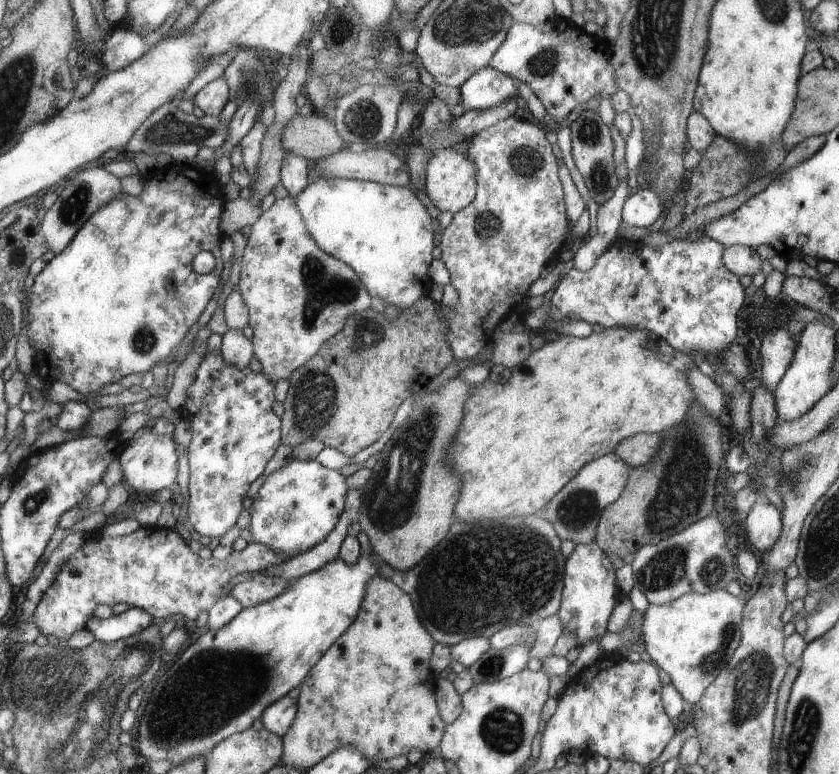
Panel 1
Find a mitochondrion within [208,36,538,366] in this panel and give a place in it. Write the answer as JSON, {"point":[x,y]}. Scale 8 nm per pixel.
{"point":[324,289]}

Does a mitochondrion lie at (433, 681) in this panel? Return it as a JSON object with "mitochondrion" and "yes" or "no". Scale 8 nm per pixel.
{"mitochondrion":"no"}

